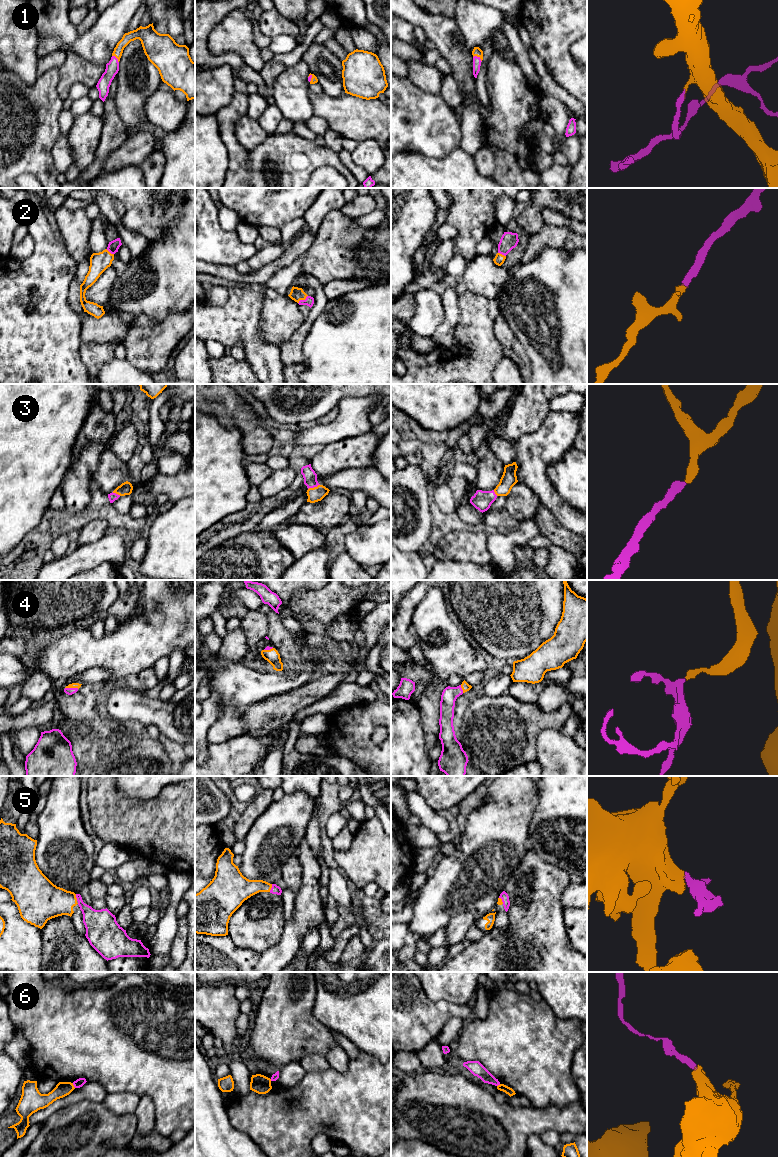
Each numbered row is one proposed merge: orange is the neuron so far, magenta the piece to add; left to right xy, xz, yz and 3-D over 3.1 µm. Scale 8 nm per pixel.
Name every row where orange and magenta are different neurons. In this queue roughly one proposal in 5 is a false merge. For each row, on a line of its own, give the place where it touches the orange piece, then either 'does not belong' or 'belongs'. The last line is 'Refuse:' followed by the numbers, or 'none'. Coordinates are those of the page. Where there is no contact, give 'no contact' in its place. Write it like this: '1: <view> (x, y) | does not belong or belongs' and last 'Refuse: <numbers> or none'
1: yz (478, 56) | belongs
2: xz (302, 299) | belongs
3: xz (314, 487) | belongs
4: xy (72, 687) | belongs
5: xz (271, 887) | belongs
6: xy (73, 1085) | does not belong
Refuse: 6

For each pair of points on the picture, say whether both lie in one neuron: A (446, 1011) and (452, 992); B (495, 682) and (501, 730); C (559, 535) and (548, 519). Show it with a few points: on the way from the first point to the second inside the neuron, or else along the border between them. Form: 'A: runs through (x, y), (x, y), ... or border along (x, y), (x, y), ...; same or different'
A: border along (427, 995), (434, 1001), (447, 1001), (466, 1005); different
B: border along (507, 691), (497, 696), (482, 694); different
C: runs through (555, 531), (548, 523); same

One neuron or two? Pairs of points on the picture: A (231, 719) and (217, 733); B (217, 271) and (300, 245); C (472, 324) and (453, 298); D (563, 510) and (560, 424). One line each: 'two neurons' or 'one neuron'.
A: one neuron
B: one neuron
C: two neurons
D: one neuron

